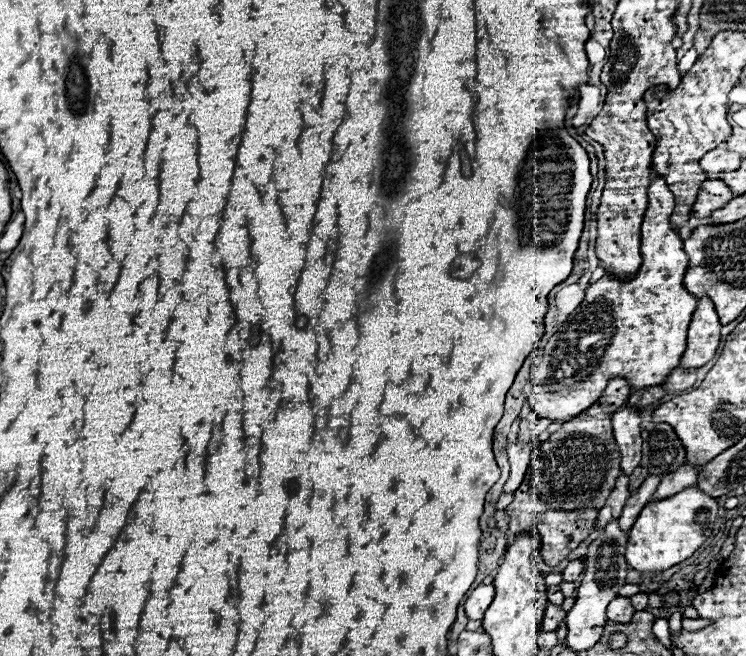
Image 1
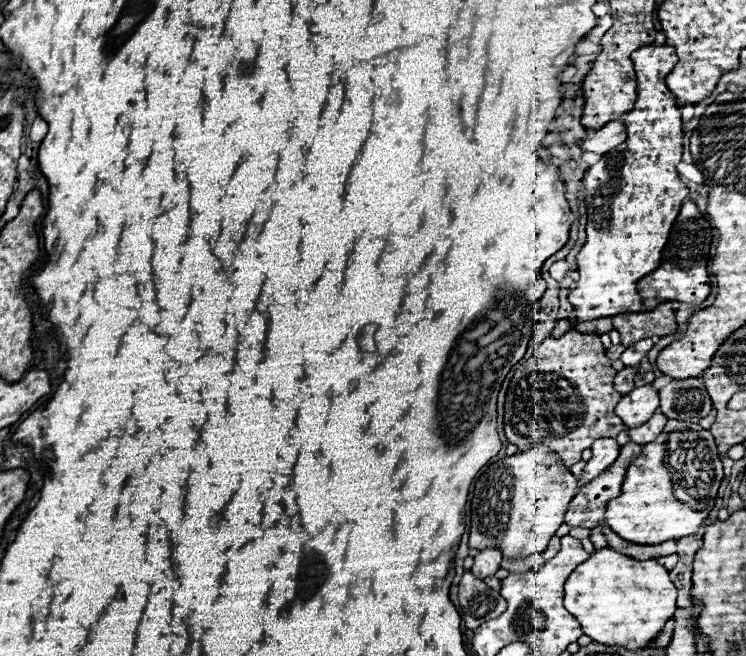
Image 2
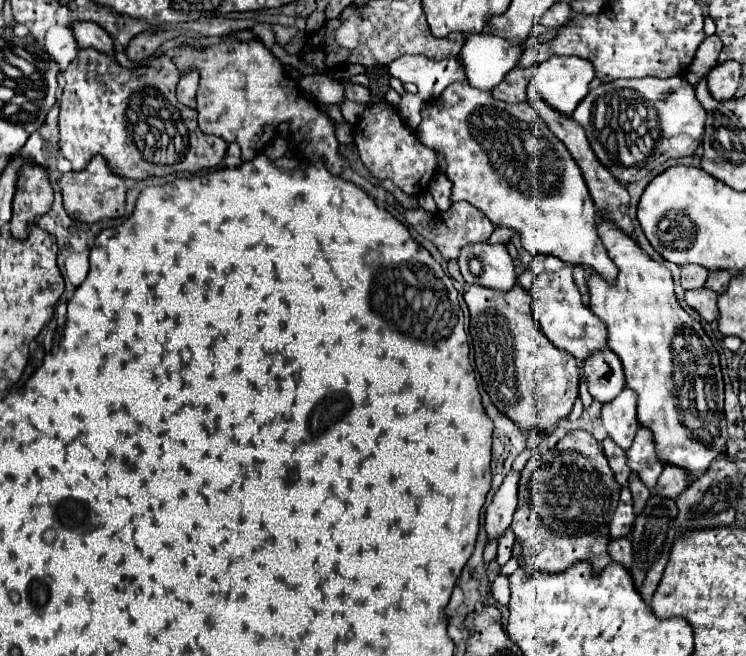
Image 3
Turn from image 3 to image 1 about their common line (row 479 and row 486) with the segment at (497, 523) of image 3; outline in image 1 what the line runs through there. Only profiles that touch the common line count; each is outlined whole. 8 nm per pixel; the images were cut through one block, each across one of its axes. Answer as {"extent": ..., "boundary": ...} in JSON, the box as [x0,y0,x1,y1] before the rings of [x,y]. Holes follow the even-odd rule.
{"extent":[504,440,536,492],"boundary":[[[518,440],[508,444],[506,450],[508,450],[508,460],[510,460],[512,470],[510,470],[510,478],[508,478],[506,486],[504,486],[504,492],[514,492],[522,484],[522,480],[526,476],[526,470],[530,466],[530,460],[532,460],[534,448],[536,448],[534,440],[528,442],[528,444],[522,444]]]}

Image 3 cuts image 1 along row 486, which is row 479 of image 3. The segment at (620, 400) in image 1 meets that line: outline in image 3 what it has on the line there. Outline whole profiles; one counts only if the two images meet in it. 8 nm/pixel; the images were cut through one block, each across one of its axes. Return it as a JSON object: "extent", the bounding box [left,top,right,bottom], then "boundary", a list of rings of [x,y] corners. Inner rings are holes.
{"extent":[510,442,620,574],"boundary":[[[598,442],[594,448],[594,456],[590,456],[588,448],[586,448],[586,456],[578,452],[548,452],[544,456],[542,454],[532,456],[524,472],[520,472],[518,510],[510,526],[516,540],[520,540],[522,548],[528,550],[528,556],[534,562],[534,564],[526,564],[530,572],[560,574],[568,570],[572,564],[586,560],[592,566],[592,572],[600,574],[610,564],[608,522],[612,520],[612,514],[618,506],[618,494],[620,494],[620,484],[616,484],[608,460],[598,448]]]}

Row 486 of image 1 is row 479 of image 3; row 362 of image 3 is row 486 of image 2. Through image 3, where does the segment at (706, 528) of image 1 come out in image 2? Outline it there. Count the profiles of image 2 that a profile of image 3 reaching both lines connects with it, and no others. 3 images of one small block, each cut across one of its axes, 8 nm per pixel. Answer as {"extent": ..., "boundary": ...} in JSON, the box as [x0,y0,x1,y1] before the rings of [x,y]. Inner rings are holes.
{"extent":[606,420,708,544],"boundary":[[[668,420],[662,434],[642,448],[642,454],[630,464],[622,494],[608,502],[606,508],[606,524],[624,540],[634,544],[662,544],[666,540],[680,540],[698,532],[702,522],[708,518],[708,510],[692,510],[686,502],[680,502],[672,496],[672,476],[668,476],[668,464],[664,464],[664,444],[668,440],[668,432],[684,432],[684,428],[692,428],[692,432],[700,432],[698,424]]]}

